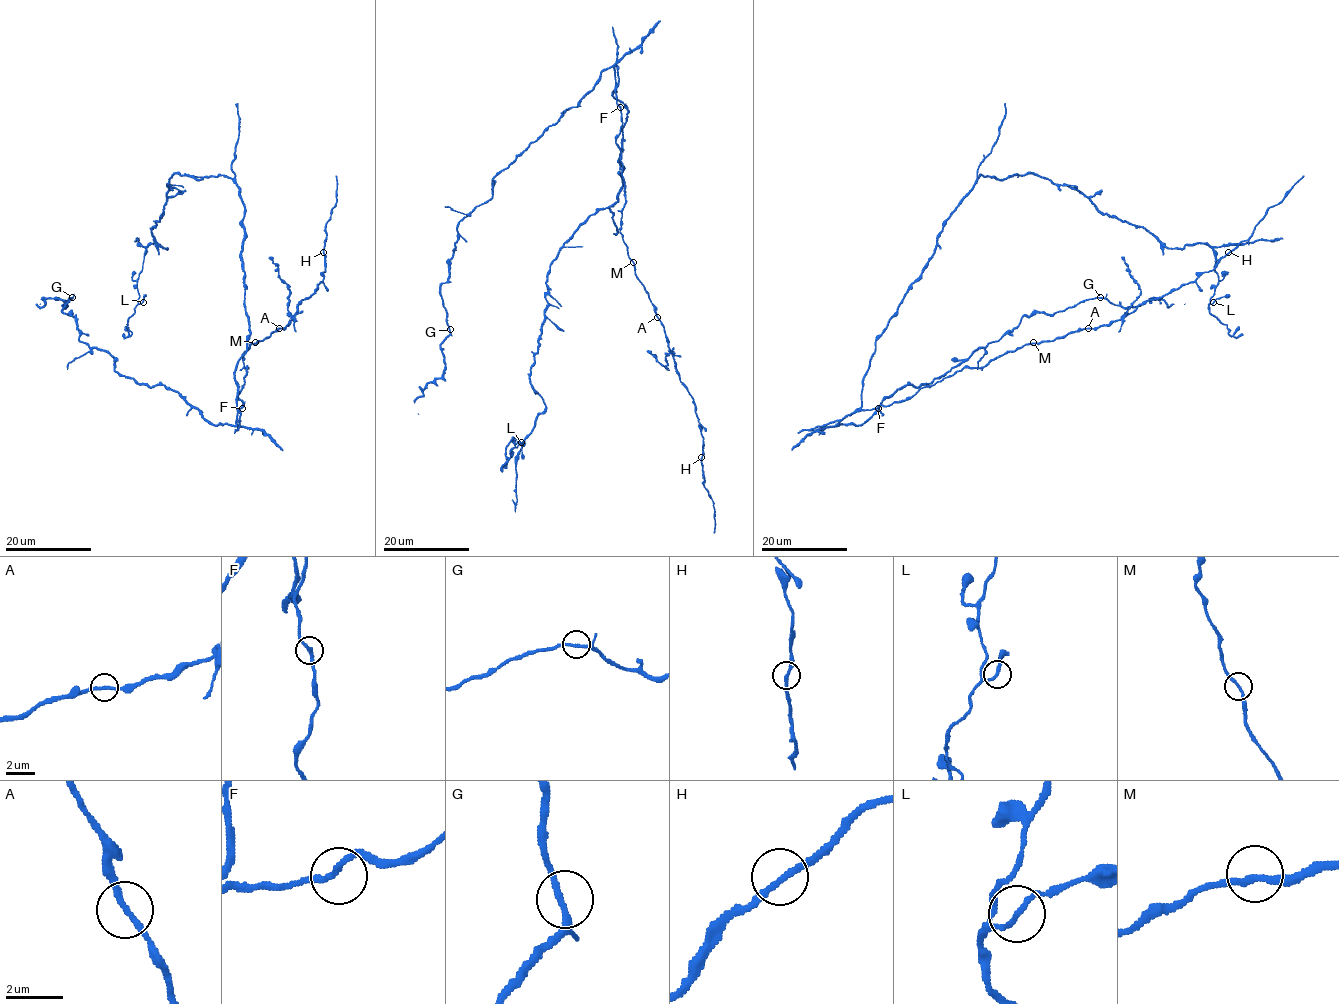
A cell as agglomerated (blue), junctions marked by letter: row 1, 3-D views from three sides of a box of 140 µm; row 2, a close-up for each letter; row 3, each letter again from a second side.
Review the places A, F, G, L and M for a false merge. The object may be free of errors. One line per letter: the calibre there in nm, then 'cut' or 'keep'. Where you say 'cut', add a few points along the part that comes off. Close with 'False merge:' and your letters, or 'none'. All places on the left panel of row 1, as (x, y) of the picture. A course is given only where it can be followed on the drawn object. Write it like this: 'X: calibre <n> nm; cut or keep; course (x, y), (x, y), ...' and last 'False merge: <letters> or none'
A: calibre 200 nm; cut; course (279, 328), (291, 320), (299, 304), (315, 291), (323, 275), (326, 224), (336, 201), (335, 176)
F: calibre 200 nm; keep
G: calibre 200 nm; keep
L: calibre 200 nm; keep
M: calibre 200 nm; keep
False merge: A

